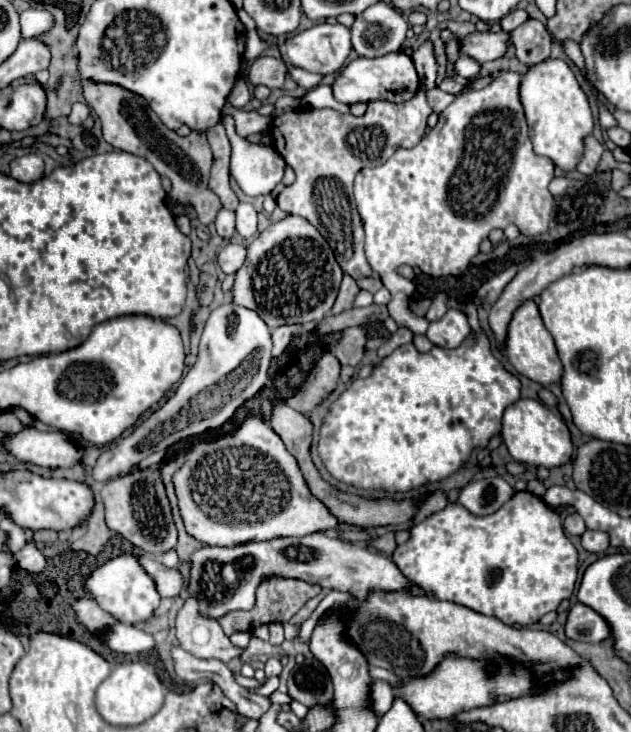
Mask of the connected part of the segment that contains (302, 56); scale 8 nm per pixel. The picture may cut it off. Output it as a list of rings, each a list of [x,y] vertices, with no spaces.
[[[324,22],[324,24],[312,26],[310,30],[304,30],[302,34],[288,38],[282,46],[282,60],[290,66],[300,66],[308,72],[318,72],[318,74],[326,76],[326,74],[338,72],[346,64],[350,52],[352,52],[350,30],[342,24],[326,24]]]

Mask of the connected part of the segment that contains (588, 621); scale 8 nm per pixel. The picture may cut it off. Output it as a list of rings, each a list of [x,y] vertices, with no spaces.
[[[584,604],[572,606],[566,622],[566,636],[578,642],[598,644],[610,636],[610,628],[600,614]]]

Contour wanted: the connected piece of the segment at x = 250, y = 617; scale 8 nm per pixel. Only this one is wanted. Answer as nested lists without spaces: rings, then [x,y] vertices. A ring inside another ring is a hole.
[[[270,576],[266,580],[260,582],[258,590],[256,590],[256,604],[254,608],[250,610],[232,610],[228,614],[224,614],[222,618],[218,618],[218,624],[222,626],[222,630],[230,636],[238,630],[254,630],[262,624],[270,624],[270,622],[286,622],[290,620],[310,598],[318,596],[320,594],[320,586],[314,586],[314,584],[308,584],[304,580],[298,580],[298,578],[282,578],[282,576]]]

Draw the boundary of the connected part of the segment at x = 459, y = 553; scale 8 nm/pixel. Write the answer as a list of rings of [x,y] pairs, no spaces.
[[[516,492],[500,510],[496,510],[494,514],[488,514],[488,516],[474,516],[470,514],[462,504],[448,504],[444,510],[428,516],[426,520],[422,520],[420,524],[414,524],[410,528],[410,540],[396,546],[394,554],[392,554],[392,560],[396,562],[396,566],[402,570],[402,574],[408,578],[408,580],[414,580],[420,588],[424,588],[426,592],[434,594],[438,600],[448,600],[448,602],[456,602],[456,604],[462,604],[474,612],[480,612],[480,614],[486,614],[486,616],[494,616],[498,620],[502,620],[504,624],[508,626],[528,626],[528,624],[536,624],[546,612],[552,612],[558,608],[558,604],[564,600],[564,598],[570,598],[572,592],[574,592],[574,584],[576,584],[576,576],[578,576],[578,552],[574,548],[574,544],[566,538],[564,530],[562,530],[562,520],[560,520],[560,514],[552,512],[546,508],[544,500],[534,496],[532,492]]]

